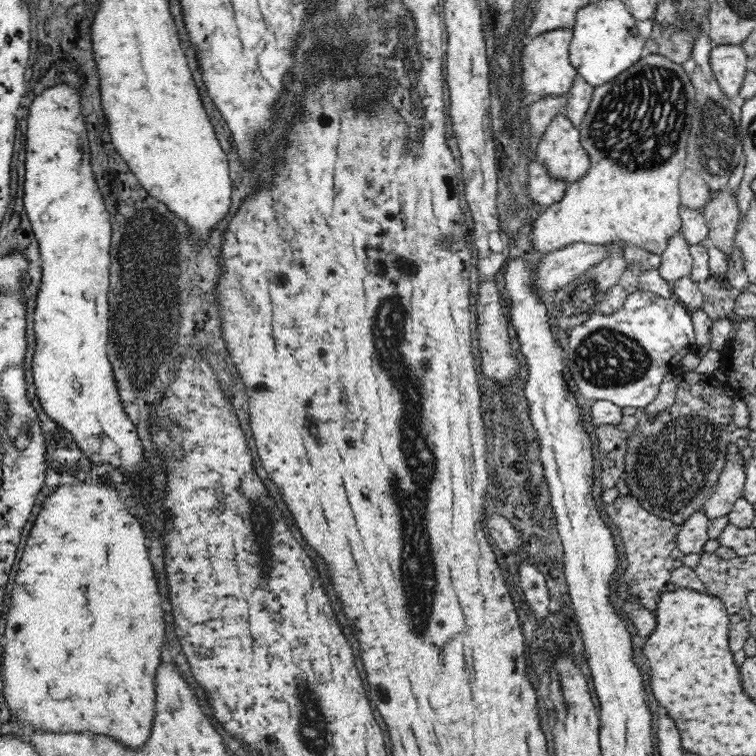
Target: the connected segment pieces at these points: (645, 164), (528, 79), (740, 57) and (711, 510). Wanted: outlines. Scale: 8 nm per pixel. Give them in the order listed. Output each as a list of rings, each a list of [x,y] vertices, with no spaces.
[[[651,53],[649,56],[640,58],[634,66],[622,72],[622,74],[618,75],[610,83],[594,87],[589,110],[586,112],[584,121],[577,128],[579,130],[582,148],[586,150],[586,154],[590,158],[590,168],[588,168],[586,174],[580,180],[569,183],[564,196],[558,202],[551,204],[547,209],[544,208],[540,216],[536,218],[531,233],[531,236],[533,236],[531,246],[535,250],[549,253],[550,251],[560,250],[574,243],[606,245],[608,242],[623,240],[628,245],[638,246],[654,254],[661,255],[664,252],[668,240],[676,232],[681,231],[682,220],[679,208],[682,204],[678,180],[680,180],[680,174],[682,174],[684,164],[686,164],[686,140],[688,140],[688,134],[690,134],[690,120],[692,120],[696,108],[696,89],[694,89],[692,81],[691,76],[684,71],[682,64],[678,64],[666,58],[664,55]]]
[[[572,28],[550,30],[525,41],[522,52],[522,90],[527,95],[538,96],[540,99],[550,96],[567,95],[574,83],[577,70],[570,64],[569,46]]]
[[[715,45],[709,54],[714,78],[725,96],[732,102],[740,102],[740,88],[751,61],[741,45]]]
[[[732,442],[729,446],[726,466],[719,476],[718,484],[702,508],[708,518],[726,516],[733,509],[736,500],[743,497],[746,473],[745,467],[741,464],[744,463],[740,449]]]

